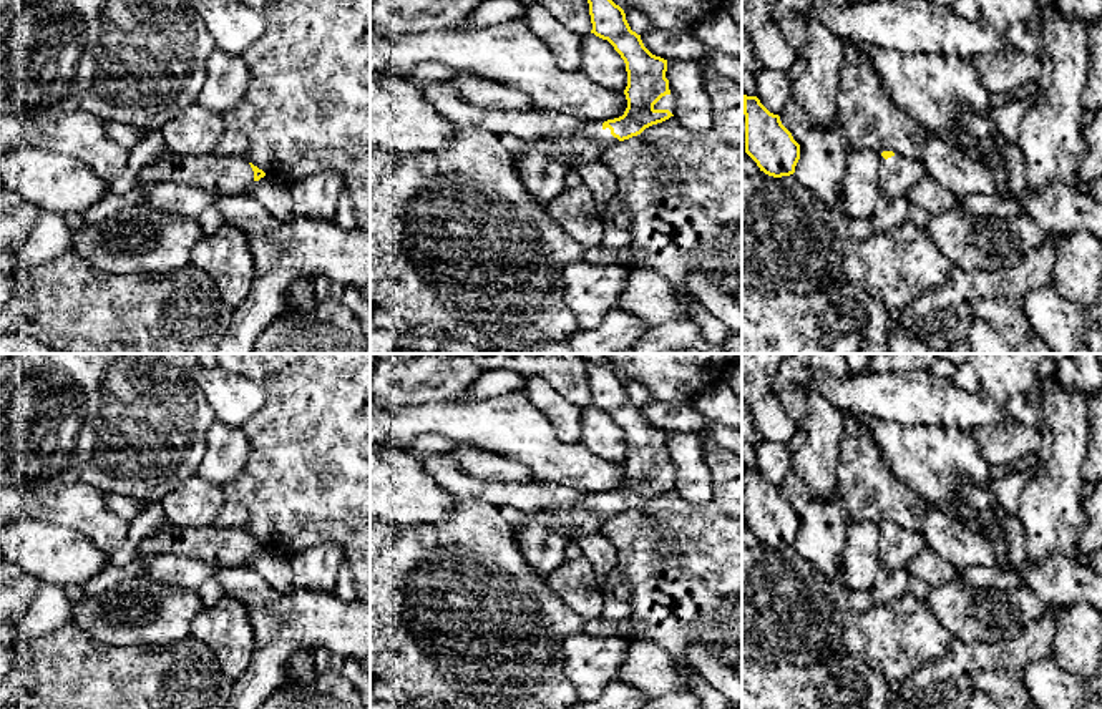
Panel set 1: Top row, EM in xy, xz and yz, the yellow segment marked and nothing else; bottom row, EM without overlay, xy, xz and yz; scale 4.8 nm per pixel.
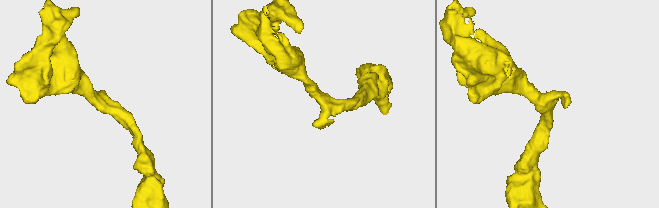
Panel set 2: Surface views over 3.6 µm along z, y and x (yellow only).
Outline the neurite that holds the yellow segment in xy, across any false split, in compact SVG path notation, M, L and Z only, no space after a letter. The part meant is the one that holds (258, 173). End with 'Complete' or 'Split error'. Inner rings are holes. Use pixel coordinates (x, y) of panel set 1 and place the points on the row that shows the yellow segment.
M217 153L202 156L166 154L138 171L138 179L143 184L171 181L197 186L219 196L246 194L252 183L264 176L266 173L246 158Z. Split error

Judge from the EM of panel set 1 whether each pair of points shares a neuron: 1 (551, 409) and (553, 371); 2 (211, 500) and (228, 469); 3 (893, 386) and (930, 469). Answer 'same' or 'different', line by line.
1: different
2: different
3: different

